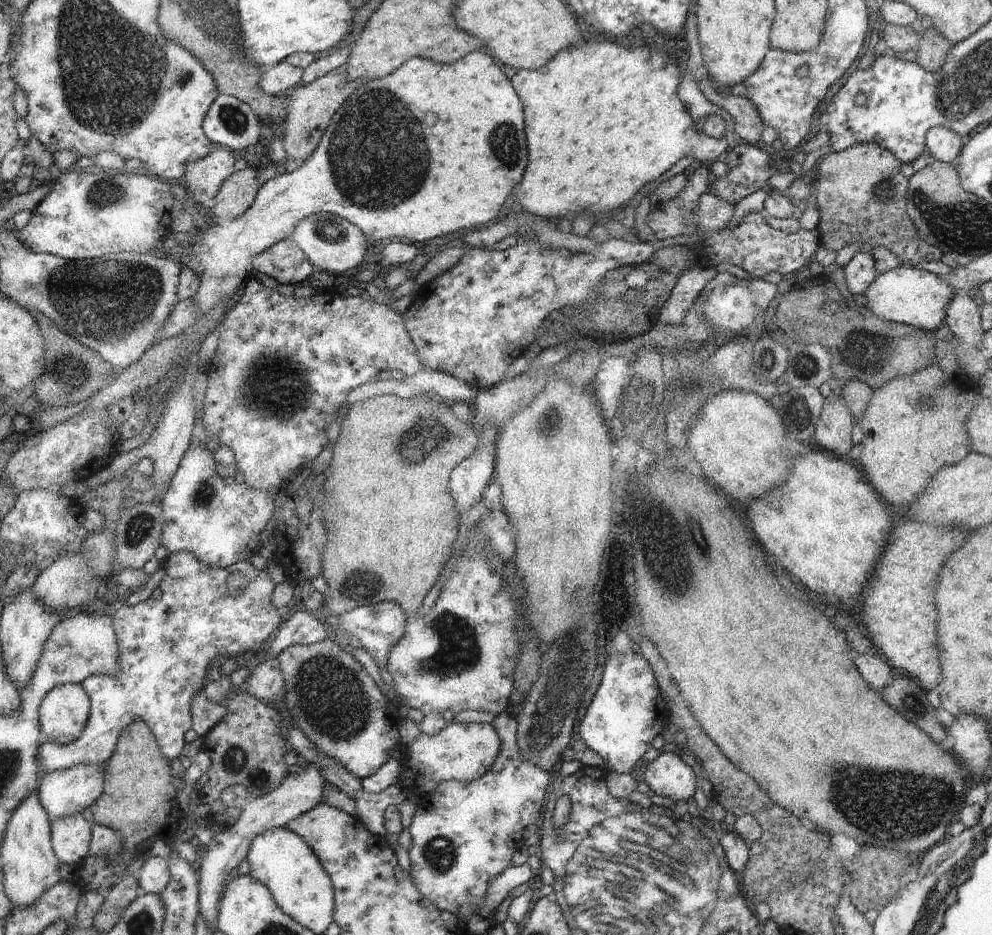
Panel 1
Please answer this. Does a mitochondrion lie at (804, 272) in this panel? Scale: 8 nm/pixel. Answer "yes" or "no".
no

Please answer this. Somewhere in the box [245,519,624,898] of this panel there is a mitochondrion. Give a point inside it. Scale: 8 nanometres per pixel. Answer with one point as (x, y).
(332, 698)

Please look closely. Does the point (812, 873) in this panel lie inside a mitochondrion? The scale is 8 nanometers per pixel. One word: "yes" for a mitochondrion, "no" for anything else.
yes

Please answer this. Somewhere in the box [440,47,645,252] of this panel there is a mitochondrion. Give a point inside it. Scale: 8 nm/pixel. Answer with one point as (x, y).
(503, 143)

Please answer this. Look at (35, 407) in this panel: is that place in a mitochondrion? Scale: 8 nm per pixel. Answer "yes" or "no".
no

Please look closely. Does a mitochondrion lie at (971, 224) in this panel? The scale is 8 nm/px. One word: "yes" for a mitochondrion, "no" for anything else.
yes

